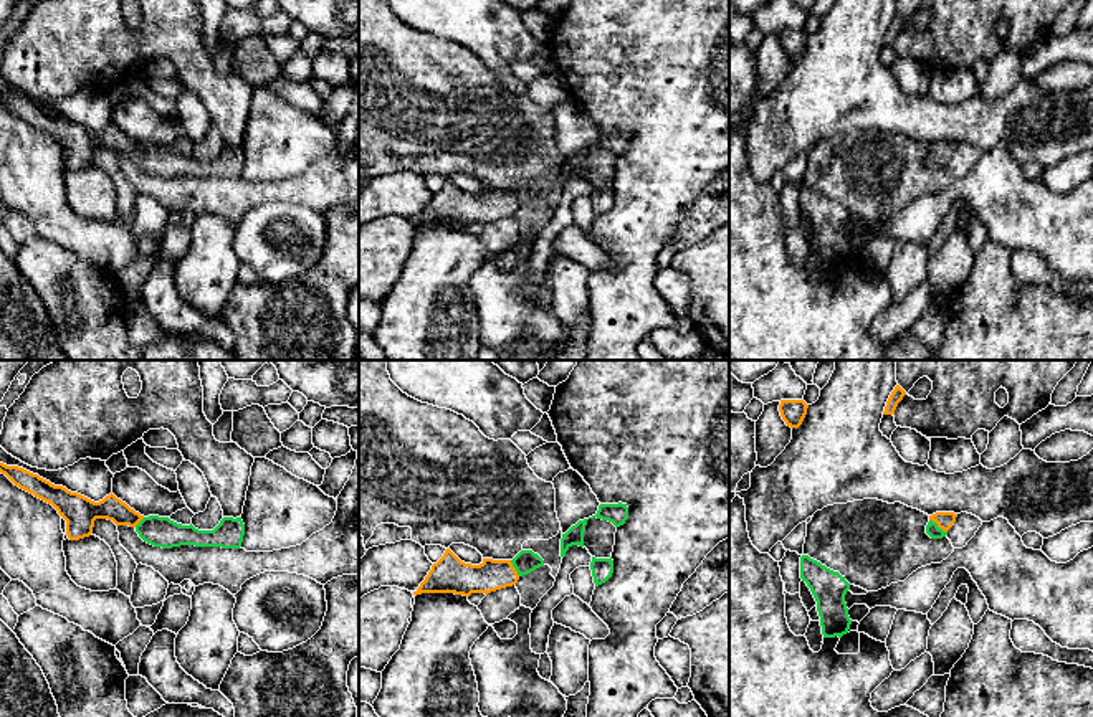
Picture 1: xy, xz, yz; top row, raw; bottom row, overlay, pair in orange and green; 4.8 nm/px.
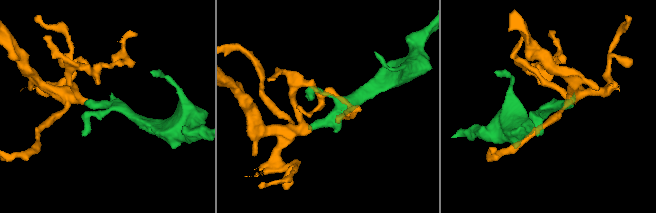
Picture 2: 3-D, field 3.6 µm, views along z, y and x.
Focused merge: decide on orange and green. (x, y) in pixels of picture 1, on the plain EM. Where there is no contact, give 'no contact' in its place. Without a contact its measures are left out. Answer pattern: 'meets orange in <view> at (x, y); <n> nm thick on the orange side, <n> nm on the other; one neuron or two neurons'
meets orange in yz at (938, 156); 90 nm thick on the orange side, 70 nm on the other; one neuron

